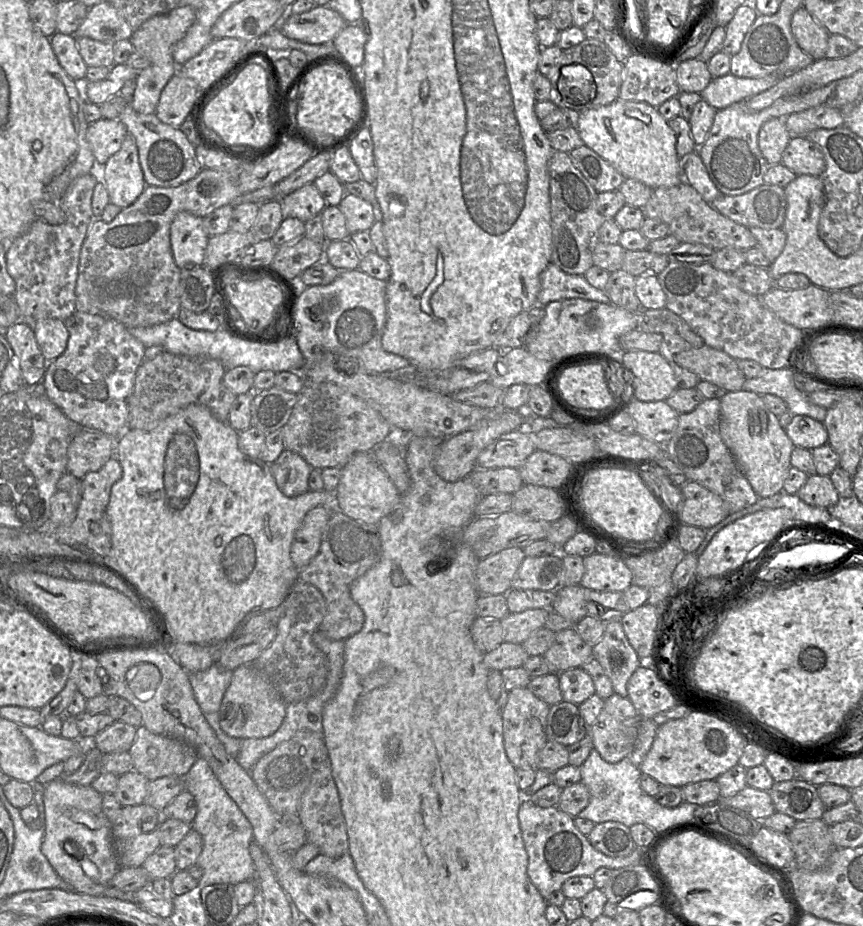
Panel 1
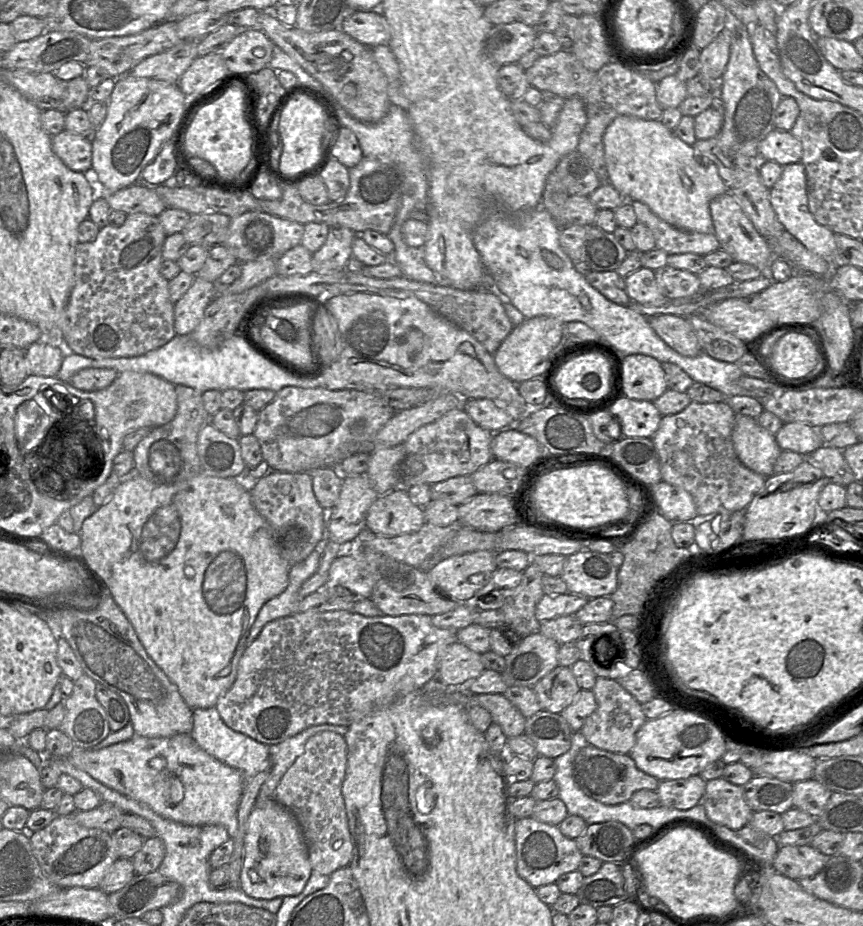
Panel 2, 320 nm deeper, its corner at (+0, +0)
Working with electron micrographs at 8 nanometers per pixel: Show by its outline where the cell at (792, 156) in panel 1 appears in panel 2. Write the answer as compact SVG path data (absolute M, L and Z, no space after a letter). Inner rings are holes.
M773 129L759 145L761 161L772 161L786 166L801 162L802 143L791 131Z

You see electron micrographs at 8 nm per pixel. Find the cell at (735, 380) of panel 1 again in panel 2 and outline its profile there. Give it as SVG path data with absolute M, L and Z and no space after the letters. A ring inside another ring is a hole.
M664 314L650 318L649 323L657 335L679 354L695 357L703 352L688 317Z

